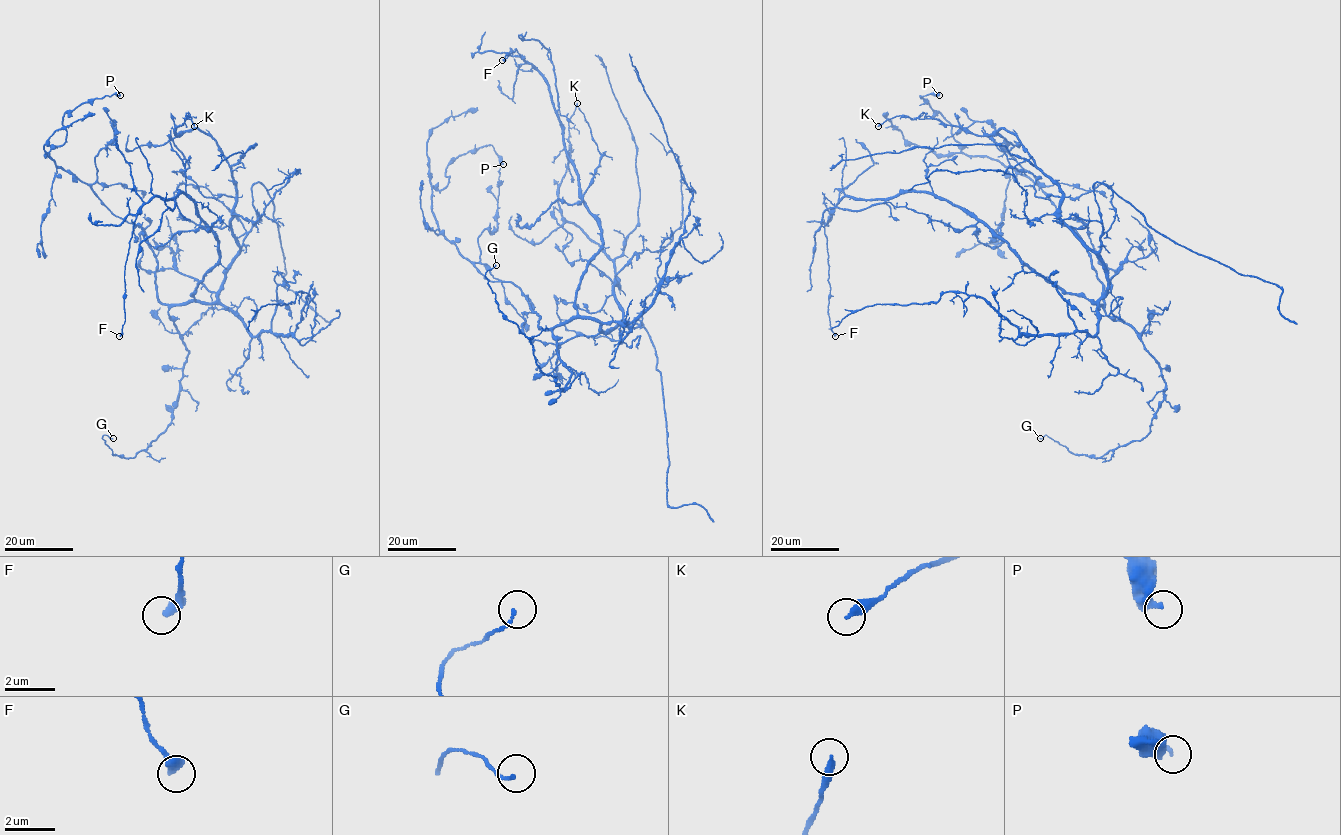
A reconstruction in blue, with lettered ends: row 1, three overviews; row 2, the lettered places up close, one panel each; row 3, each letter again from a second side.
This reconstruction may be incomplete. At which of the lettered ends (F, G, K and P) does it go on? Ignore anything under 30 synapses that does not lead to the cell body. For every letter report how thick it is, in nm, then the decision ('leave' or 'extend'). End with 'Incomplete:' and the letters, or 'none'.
F: calibre 400 nm; leave
G: calibre 100 nm; leave
K: calibre 280 nm; leave
P: calibre 360 nm; leave
Incomplete: none

